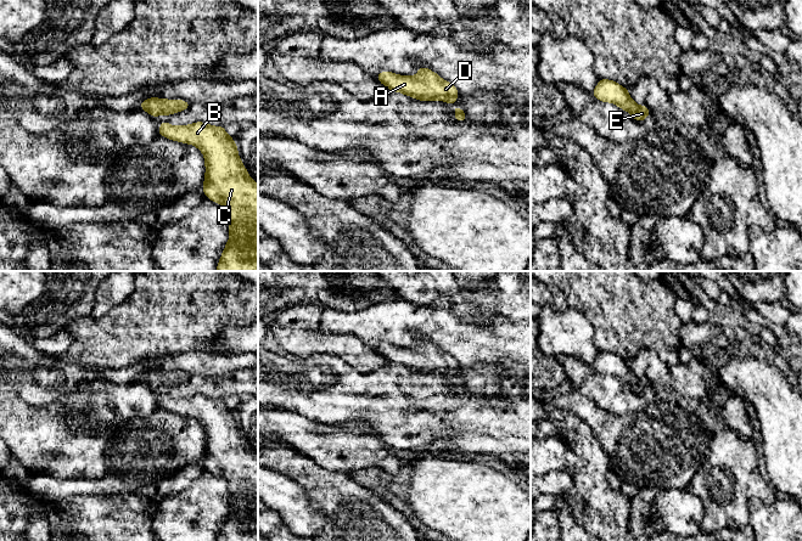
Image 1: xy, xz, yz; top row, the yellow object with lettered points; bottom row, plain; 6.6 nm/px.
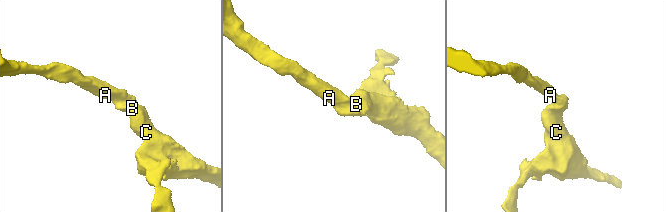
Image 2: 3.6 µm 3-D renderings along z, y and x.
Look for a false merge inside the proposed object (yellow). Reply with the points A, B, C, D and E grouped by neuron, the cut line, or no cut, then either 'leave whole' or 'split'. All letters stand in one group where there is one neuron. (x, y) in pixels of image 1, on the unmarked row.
A B C D E | no cut | leave whole

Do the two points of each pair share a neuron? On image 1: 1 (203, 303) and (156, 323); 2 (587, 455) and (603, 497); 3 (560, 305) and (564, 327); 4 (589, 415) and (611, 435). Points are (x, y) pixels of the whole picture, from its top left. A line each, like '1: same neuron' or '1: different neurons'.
1: same neuron
2: same neuron
3: different neurons
4: same neuron

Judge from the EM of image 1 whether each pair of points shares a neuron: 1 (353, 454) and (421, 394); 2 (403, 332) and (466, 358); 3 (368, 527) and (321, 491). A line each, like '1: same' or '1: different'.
1: different
2: same
3: same

